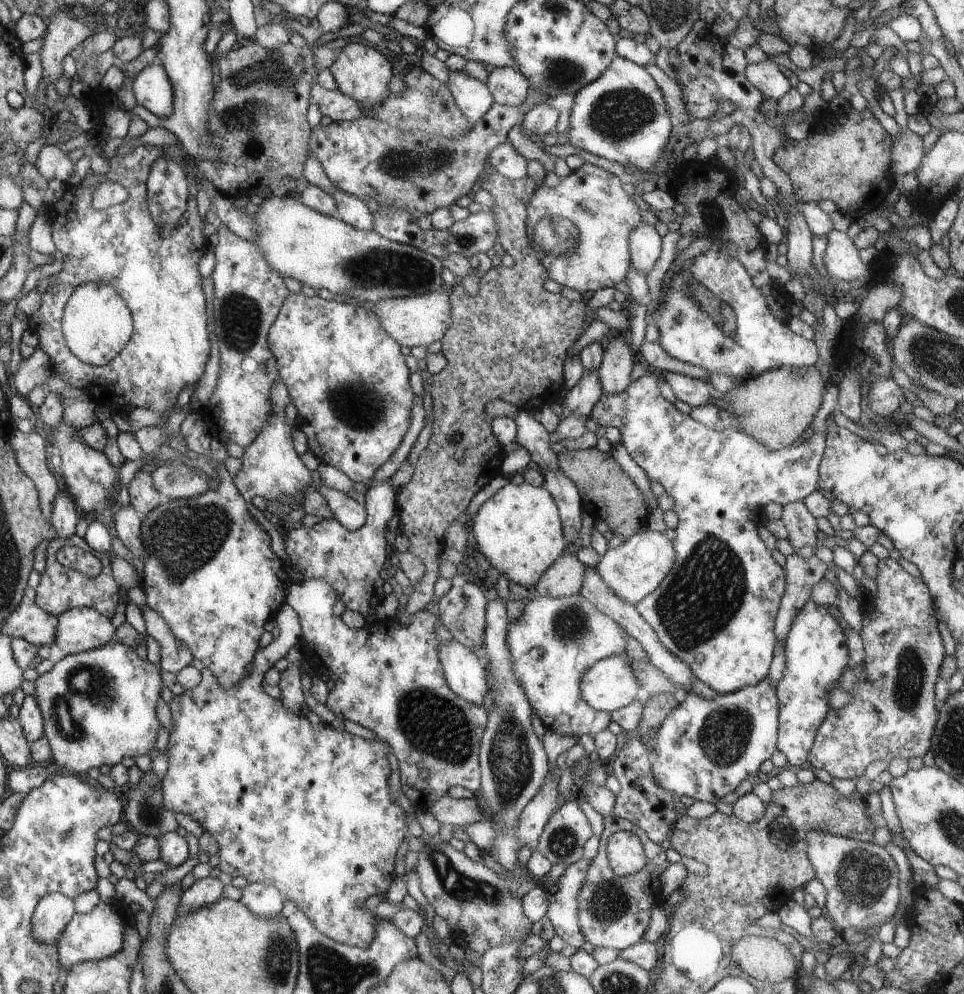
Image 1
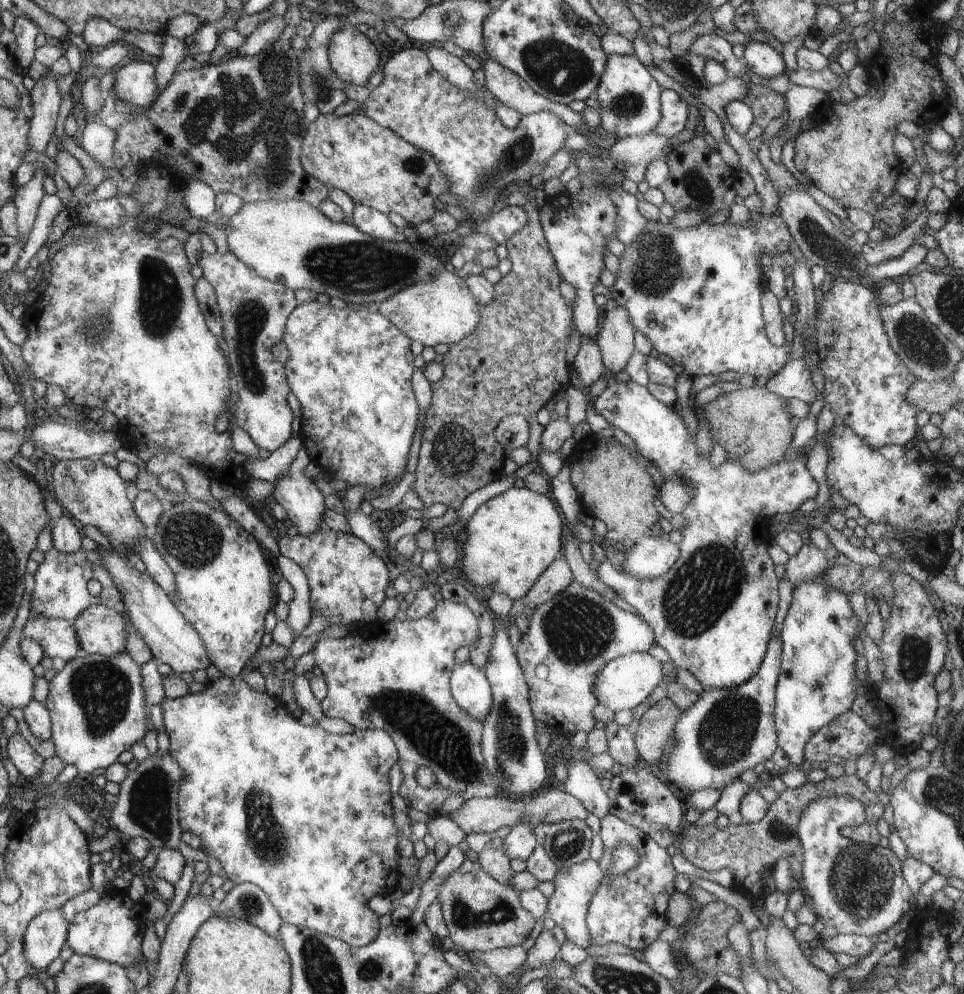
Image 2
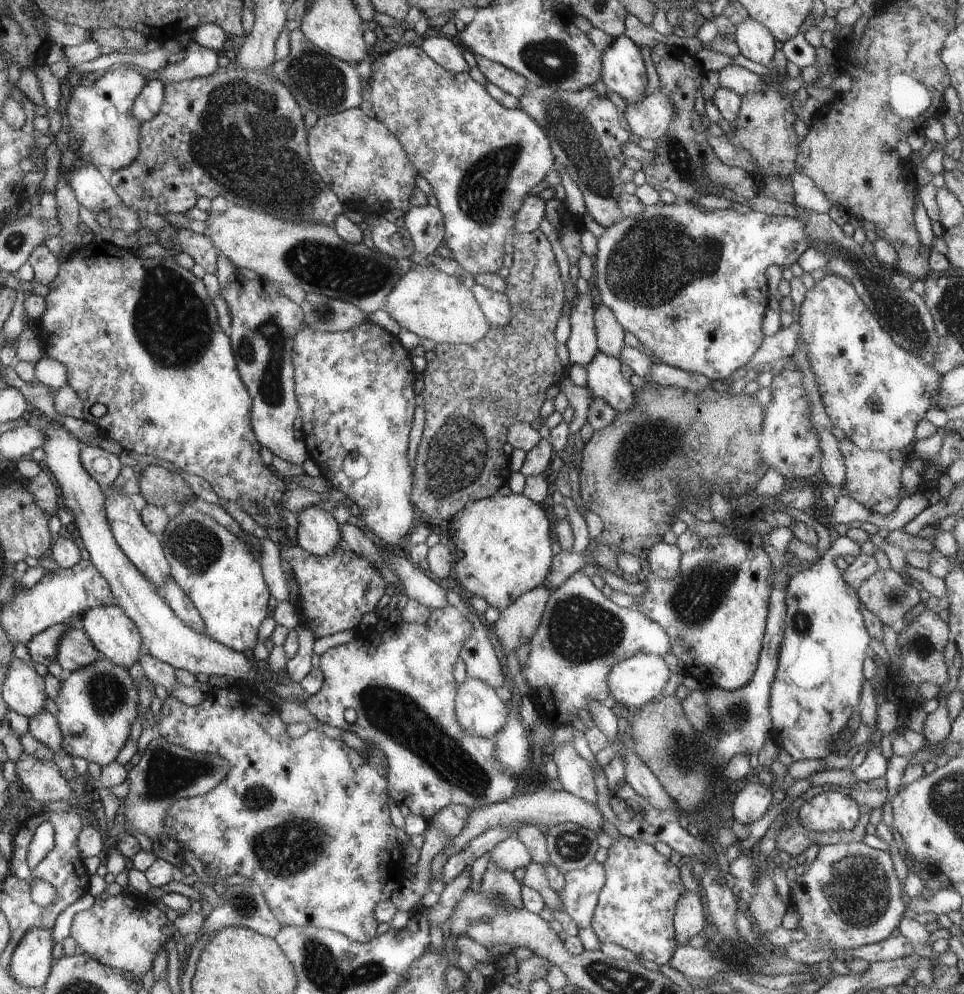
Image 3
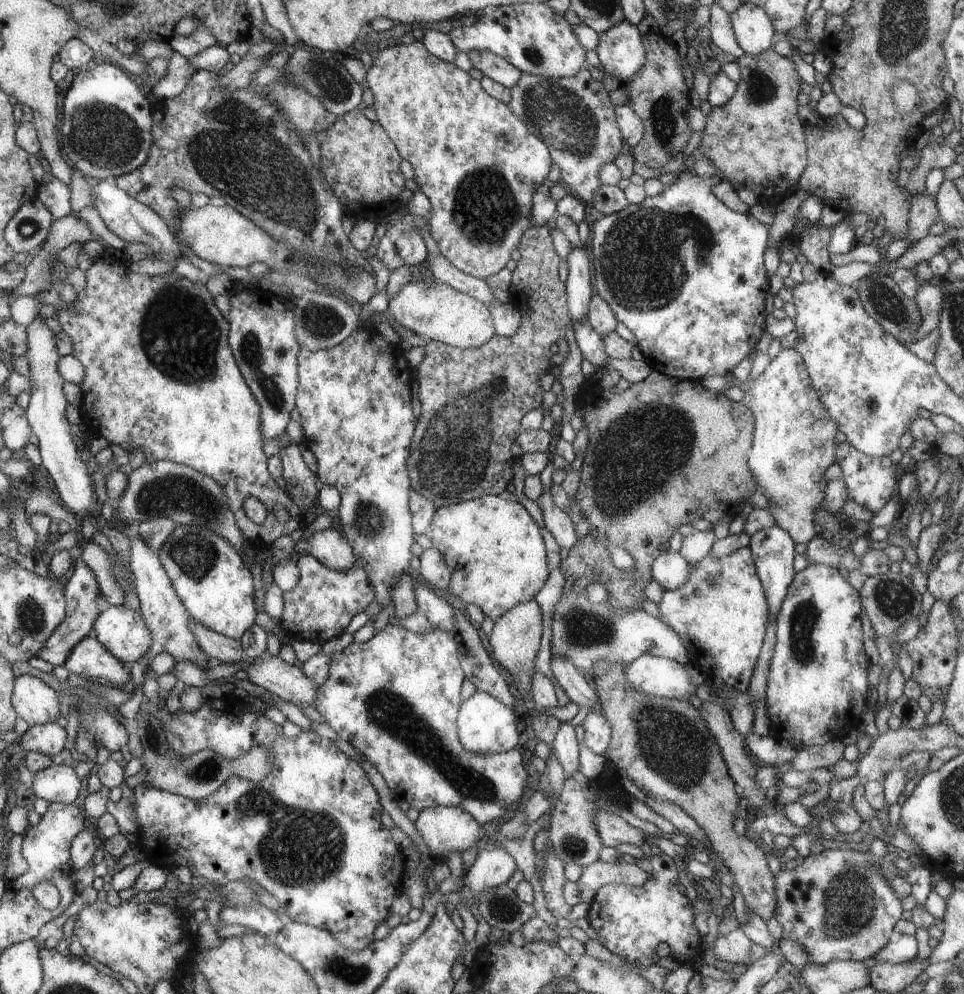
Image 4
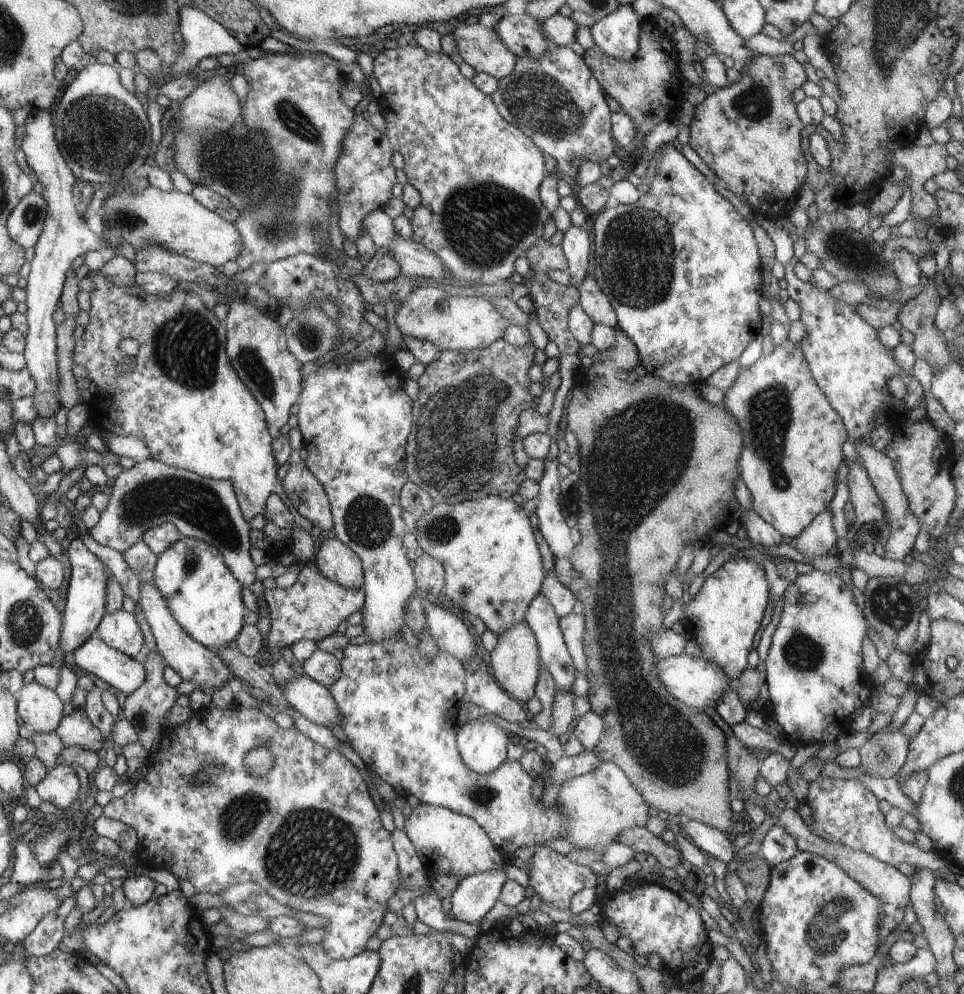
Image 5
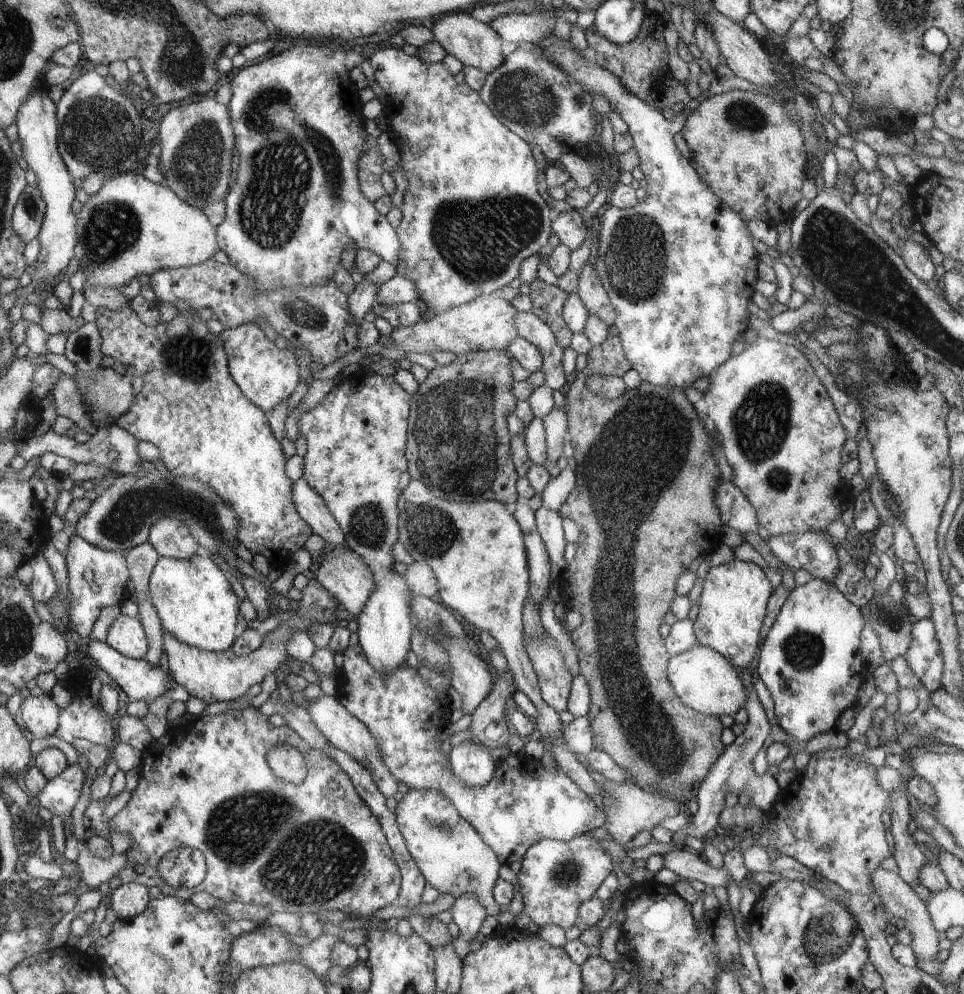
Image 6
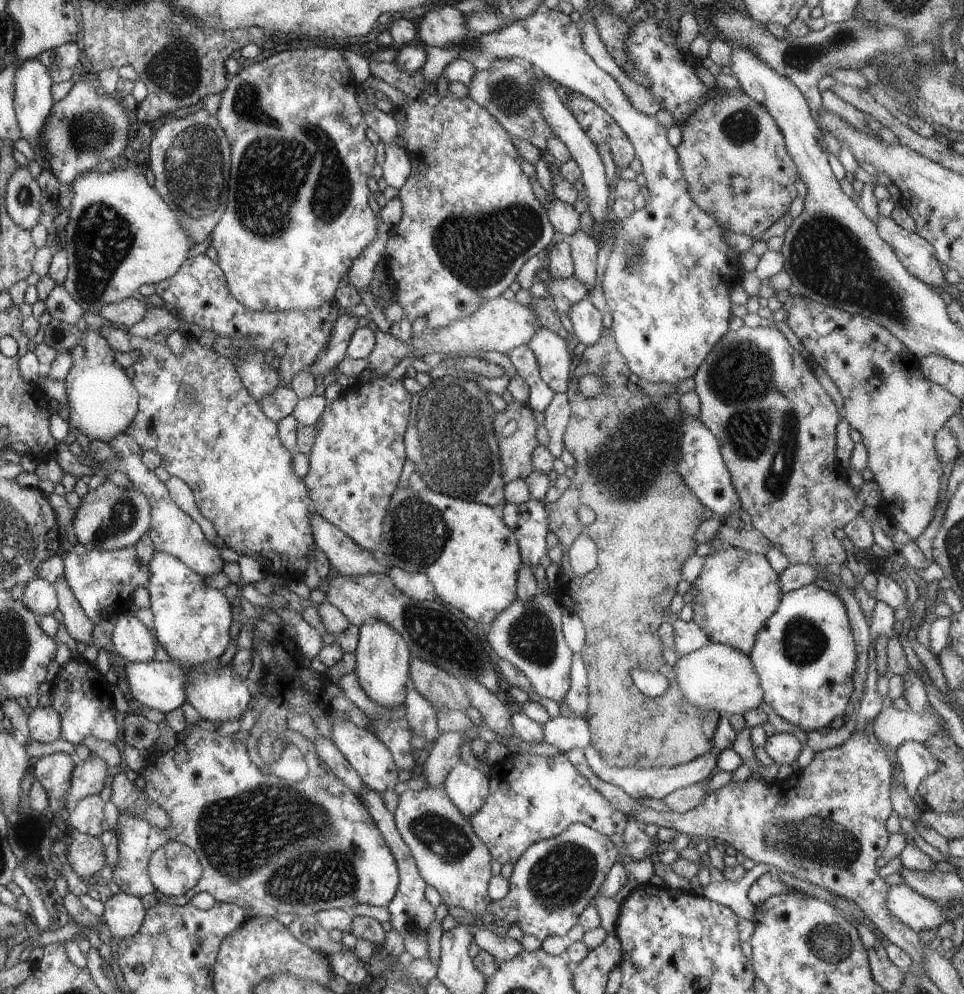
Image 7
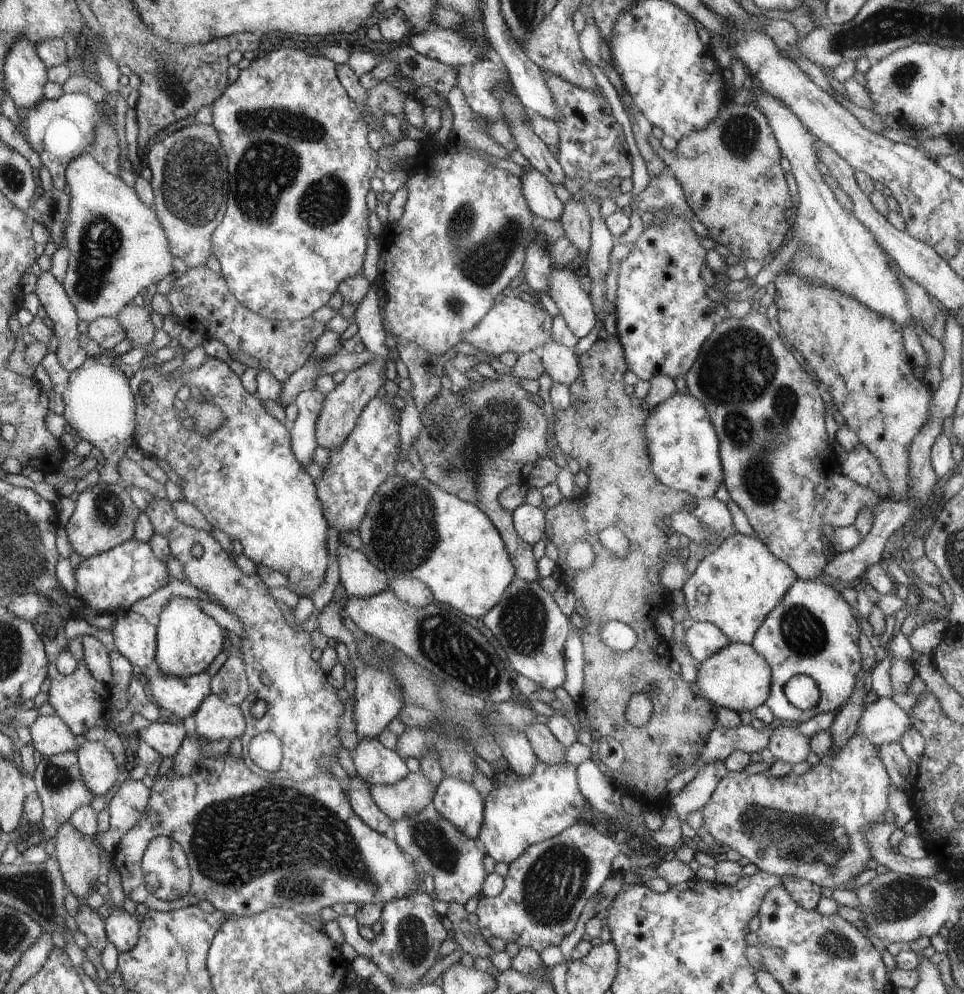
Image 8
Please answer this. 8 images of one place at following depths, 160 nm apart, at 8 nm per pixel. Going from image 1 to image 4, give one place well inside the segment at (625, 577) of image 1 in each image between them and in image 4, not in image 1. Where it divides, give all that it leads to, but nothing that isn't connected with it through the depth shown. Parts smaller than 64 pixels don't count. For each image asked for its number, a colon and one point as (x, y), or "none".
2: (650, 557)
3: (665, 559)
4: (670, 570)

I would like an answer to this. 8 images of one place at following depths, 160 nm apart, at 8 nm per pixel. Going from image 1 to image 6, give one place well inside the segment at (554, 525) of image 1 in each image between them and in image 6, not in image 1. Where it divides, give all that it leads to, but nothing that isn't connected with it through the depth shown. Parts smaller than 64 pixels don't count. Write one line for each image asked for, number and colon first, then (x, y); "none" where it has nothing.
2: (513, 538)
3: (505, 540)
4: (497, 557)
5: (493, 566)
6: (476, 550)

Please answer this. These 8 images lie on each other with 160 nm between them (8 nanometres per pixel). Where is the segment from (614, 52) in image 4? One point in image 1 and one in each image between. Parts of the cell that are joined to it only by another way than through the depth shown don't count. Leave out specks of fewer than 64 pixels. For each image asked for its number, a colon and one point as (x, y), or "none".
1: (622, 116)
2: (630, 97)
3: (623, 70)

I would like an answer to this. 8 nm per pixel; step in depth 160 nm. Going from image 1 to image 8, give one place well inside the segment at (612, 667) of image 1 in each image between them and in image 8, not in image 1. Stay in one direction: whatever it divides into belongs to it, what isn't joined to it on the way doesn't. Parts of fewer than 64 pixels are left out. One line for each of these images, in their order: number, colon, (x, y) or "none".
2: (625, 682)
3: (633, 682)
4: (659, 676)
5: (695, 683)
6: (703, 679)
7: (716, 677)
8: (736, 677)

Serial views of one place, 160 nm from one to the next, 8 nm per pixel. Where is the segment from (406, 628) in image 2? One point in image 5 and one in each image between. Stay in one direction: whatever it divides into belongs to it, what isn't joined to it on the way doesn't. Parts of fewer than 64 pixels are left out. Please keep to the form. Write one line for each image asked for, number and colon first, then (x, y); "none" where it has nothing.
3: (406, 675)
4: (395, 698)
5: (399, 708)

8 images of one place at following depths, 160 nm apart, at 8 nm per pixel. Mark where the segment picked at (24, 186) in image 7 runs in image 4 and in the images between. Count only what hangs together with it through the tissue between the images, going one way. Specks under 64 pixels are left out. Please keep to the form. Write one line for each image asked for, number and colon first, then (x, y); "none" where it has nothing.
4: (28, 230)
5: (25, 224)
6: (29, 211)

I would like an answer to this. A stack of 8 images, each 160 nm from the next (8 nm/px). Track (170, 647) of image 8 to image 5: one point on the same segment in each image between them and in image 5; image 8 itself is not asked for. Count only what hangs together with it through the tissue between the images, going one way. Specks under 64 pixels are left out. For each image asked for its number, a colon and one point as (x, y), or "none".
5: (204, 596)
6: (195, 604)
7: (191, 620)

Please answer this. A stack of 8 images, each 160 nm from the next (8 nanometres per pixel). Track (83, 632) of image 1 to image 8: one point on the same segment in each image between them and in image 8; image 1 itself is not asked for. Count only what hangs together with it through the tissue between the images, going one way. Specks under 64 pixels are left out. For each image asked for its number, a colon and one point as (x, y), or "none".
2: (101, 630)
3: (114, 633)
4: (123, 632)
5: (120, 630)
6: (126, 634)
7: (131, 639)
8: (134, 638)

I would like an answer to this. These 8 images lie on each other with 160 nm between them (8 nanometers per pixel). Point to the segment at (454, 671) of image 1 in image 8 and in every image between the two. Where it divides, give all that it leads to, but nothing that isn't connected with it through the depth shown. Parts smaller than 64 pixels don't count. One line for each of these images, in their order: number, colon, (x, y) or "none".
2: (472, 690)
3: (480, 711)
4: (486, 726)
5: (483, 743)
6: (470, 762)
7: (468, 788)
8: (459, 802)

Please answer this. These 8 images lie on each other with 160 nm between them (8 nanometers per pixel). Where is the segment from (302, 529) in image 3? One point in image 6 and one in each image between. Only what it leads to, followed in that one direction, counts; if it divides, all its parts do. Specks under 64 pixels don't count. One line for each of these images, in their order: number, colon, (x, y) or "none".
4: (330, 546)
5: (336, 560)
6: (344, 574)

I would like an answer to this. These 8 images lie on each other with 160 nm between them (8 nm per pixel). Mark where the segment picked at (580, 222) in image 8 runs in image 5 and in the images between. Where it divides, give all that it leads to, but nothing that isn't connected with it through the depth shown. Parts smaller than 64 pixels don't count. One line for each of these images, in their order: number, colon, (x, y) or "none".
5: (592, 300)
6: (590, 289)
7: (584, 249)

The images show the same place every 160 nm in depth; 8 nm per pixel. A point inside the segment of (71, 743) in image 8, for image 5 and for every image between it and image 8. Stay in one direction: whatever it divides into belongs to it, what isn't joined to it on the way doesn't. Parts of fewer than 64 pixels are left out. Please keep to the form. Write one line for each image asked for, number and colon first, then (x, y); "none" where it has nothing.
5: (41, 709)
6: (40, 714)
7: (45, 725)

